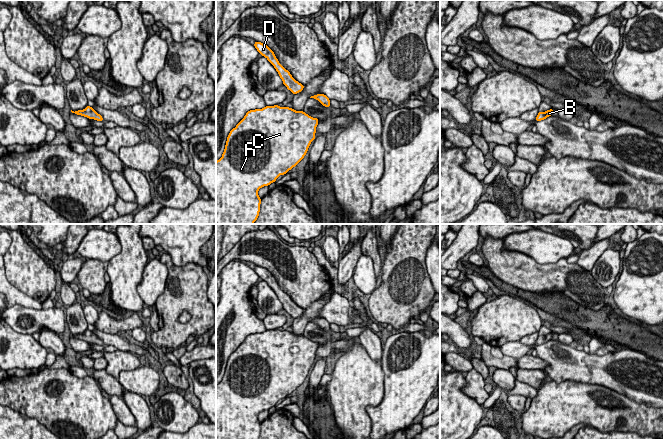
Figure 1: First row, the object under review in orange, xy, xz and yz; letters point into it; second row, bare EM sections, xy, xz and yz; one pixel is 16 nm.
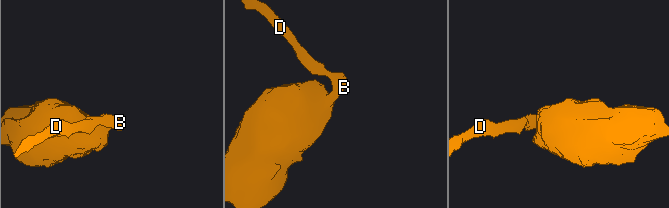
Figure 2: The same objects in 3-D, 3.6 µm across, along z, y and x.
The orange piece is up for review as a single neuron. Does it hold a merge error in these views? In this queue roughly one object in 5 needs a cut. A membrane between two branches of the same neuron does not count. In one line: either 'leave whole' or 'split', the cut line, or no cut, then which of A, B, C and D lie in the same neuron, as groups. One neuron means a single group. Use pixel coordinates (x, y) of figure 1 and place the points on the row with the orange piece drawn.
leave whole; cut none; groups A B C D

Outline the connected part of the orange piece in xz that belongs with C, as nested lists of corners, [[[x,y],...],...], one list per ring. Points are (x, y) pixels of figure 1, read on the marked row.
[[[278,105],[250,110],[228,134],[222,157],[216,161],[216,224],[253,224],[260,212],[260,188],[276,182],[280,175],[286,174],[306,155],[315,139],[319,119],[304,111]]]

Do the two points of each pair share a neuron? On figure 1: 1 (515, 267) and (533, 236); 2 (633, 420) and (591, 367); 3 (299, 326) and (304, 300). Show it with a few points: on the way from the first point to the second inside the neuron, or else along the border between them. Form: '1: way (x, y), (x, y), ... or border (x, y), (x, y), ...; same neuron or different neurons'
1: border (503, 240), (505, 249), (520, 251), (544, 264); different neurons
2: border (584, 382), (606, 386), (624, 394), (628, 398); different neurons
3: border (323, 294), (304, 309); different neurons

